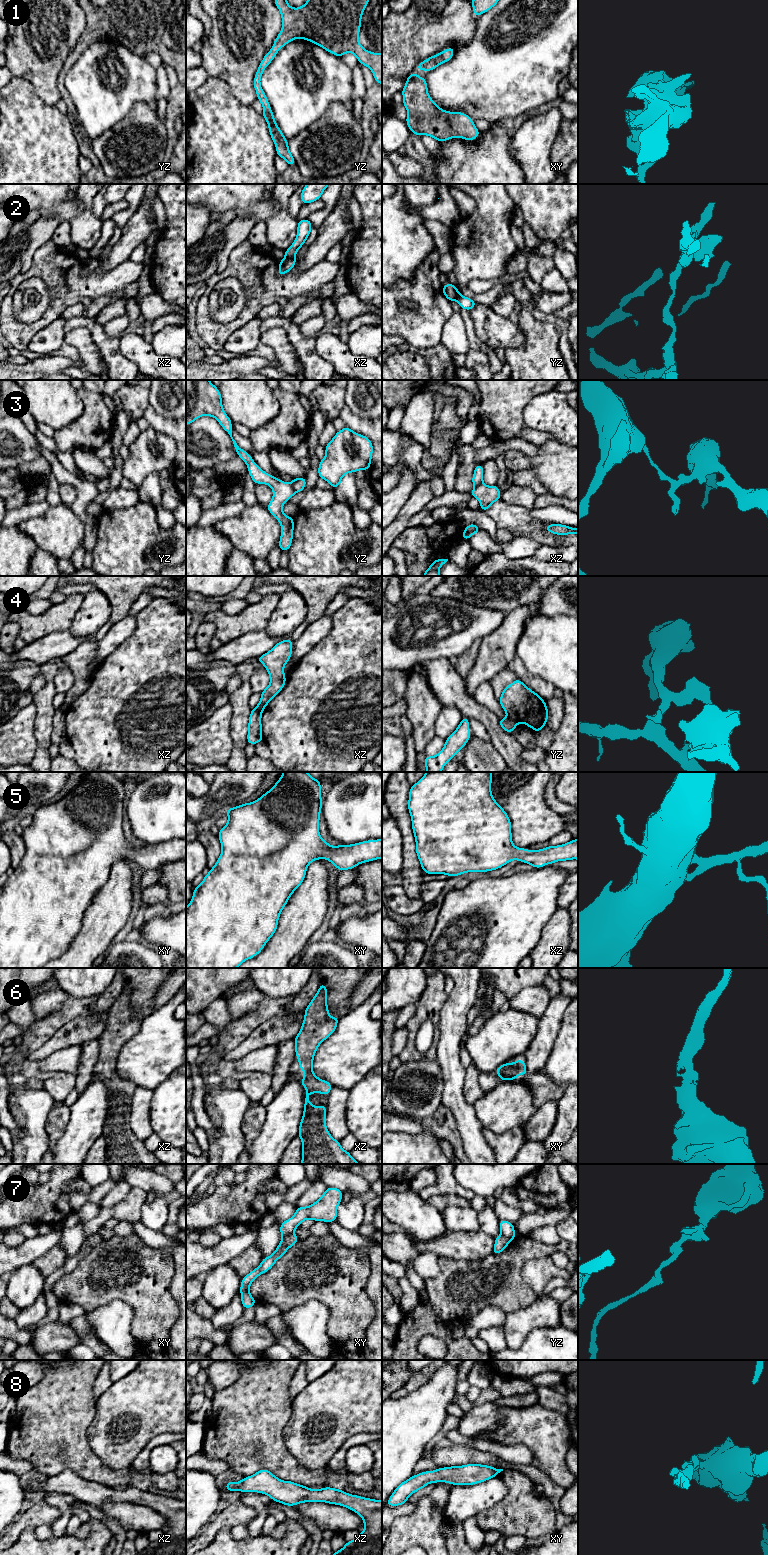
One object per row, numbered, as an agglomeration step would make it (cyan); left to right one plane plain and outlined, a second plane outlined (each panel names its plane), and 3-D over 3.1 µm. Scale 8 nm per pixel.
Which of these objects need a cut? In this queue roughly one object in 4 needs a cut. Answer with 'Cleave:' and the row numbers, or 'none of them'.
Cleave: 2, 3, 4, 7

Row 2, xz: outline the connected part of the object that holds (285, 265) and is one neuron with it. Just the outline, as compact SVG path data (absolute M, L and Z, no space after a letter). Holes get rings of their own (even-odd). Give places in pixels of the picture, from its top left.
M284 258L283 260L279 261L278 275L282 276L286 274L287 272L291 271L295 265L296 260Z

